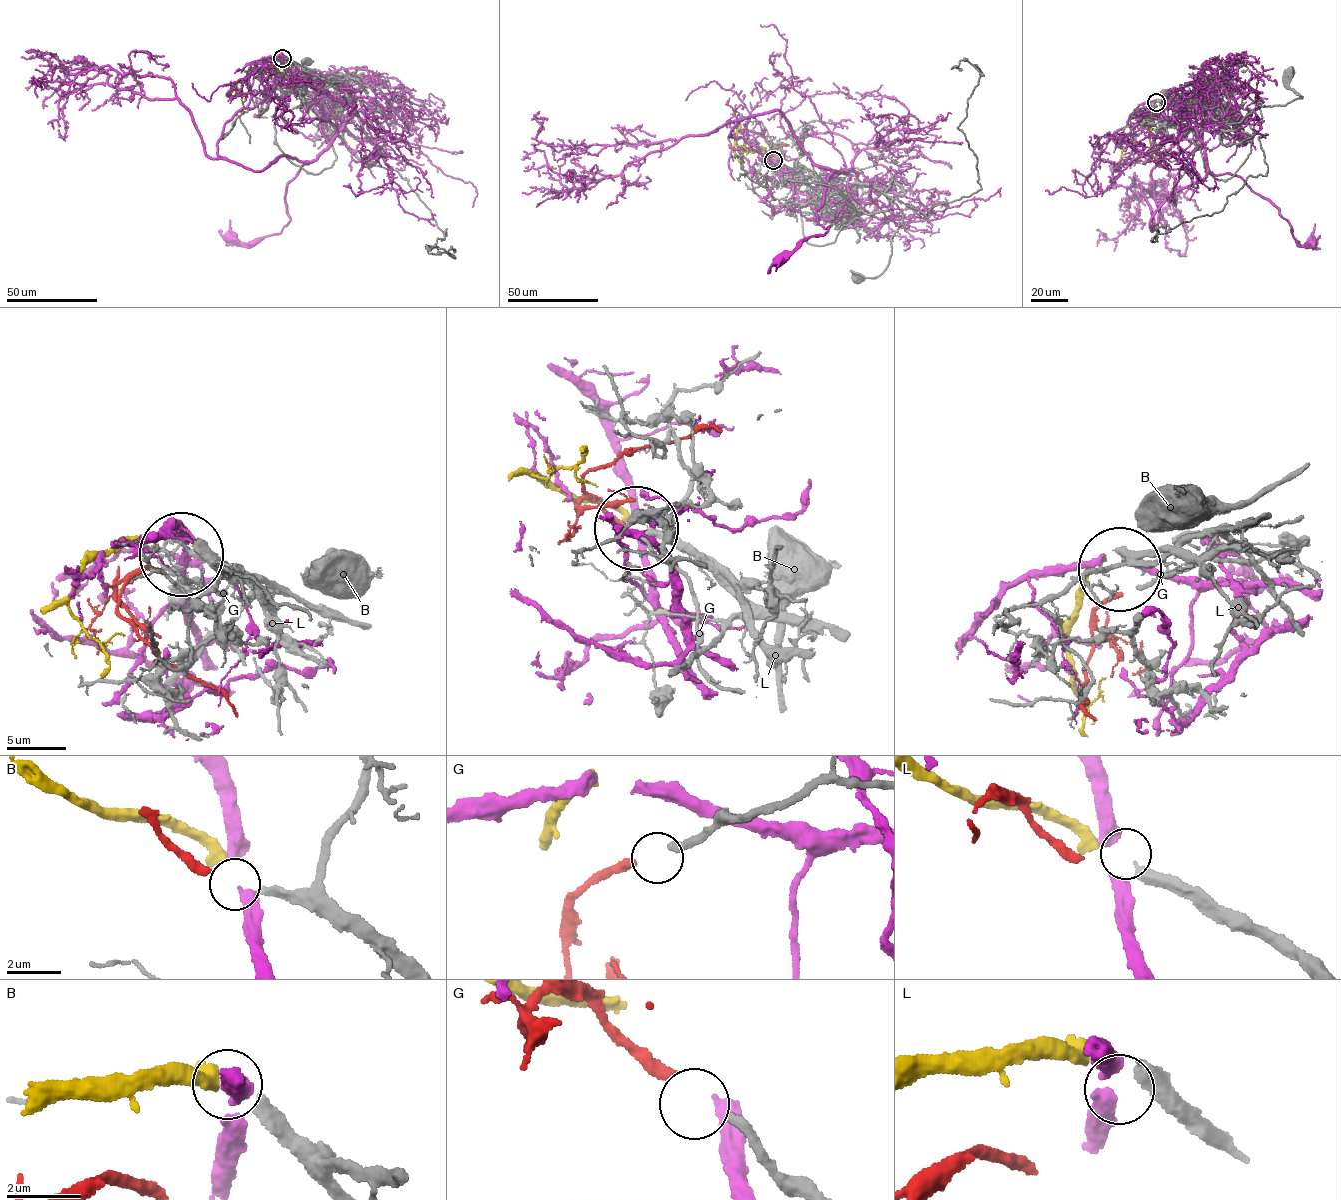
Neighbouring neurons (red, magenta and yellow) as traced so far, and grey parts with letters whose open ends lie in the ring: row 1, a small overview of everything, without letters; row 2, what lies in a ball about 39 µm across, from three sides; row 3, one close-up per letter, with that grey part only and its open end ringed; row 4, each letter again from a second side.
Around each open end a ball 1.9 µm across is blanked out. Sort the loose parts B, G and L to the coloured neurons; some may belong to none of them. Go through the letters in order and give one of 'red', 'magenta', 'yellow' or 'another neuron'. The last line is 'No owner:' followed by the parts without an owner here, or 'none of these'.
B: yellow
G: red
L: another neuron
No owner: L

